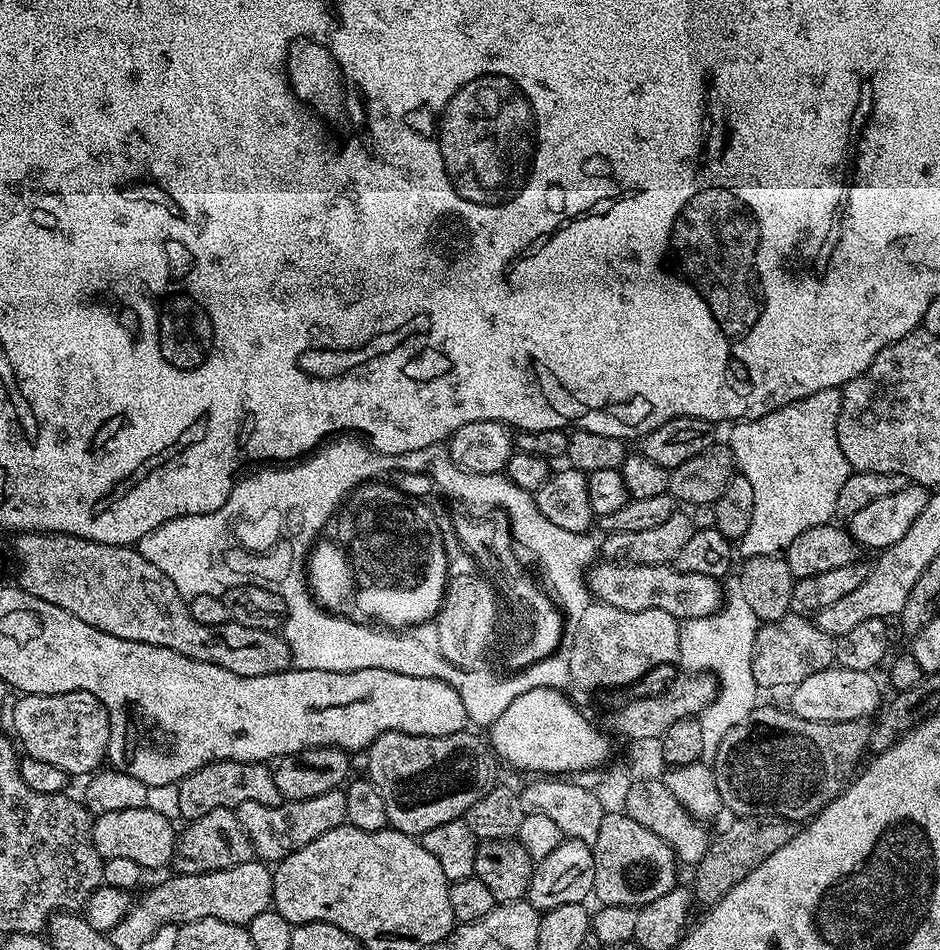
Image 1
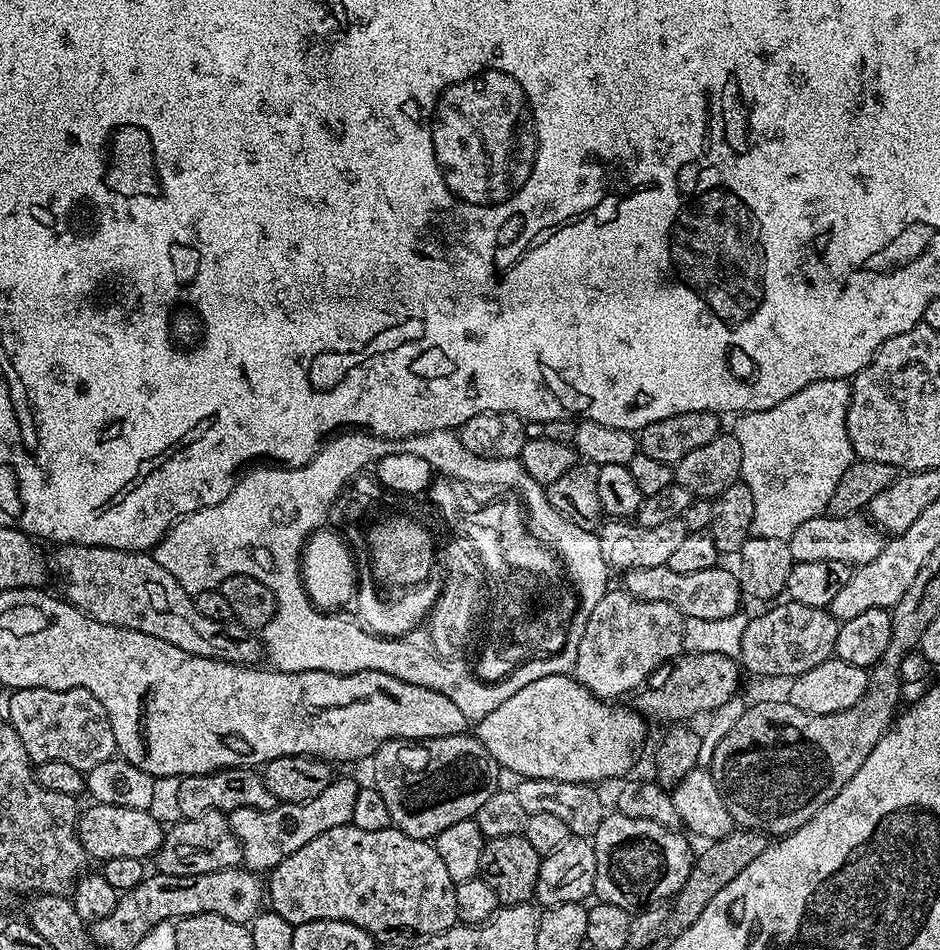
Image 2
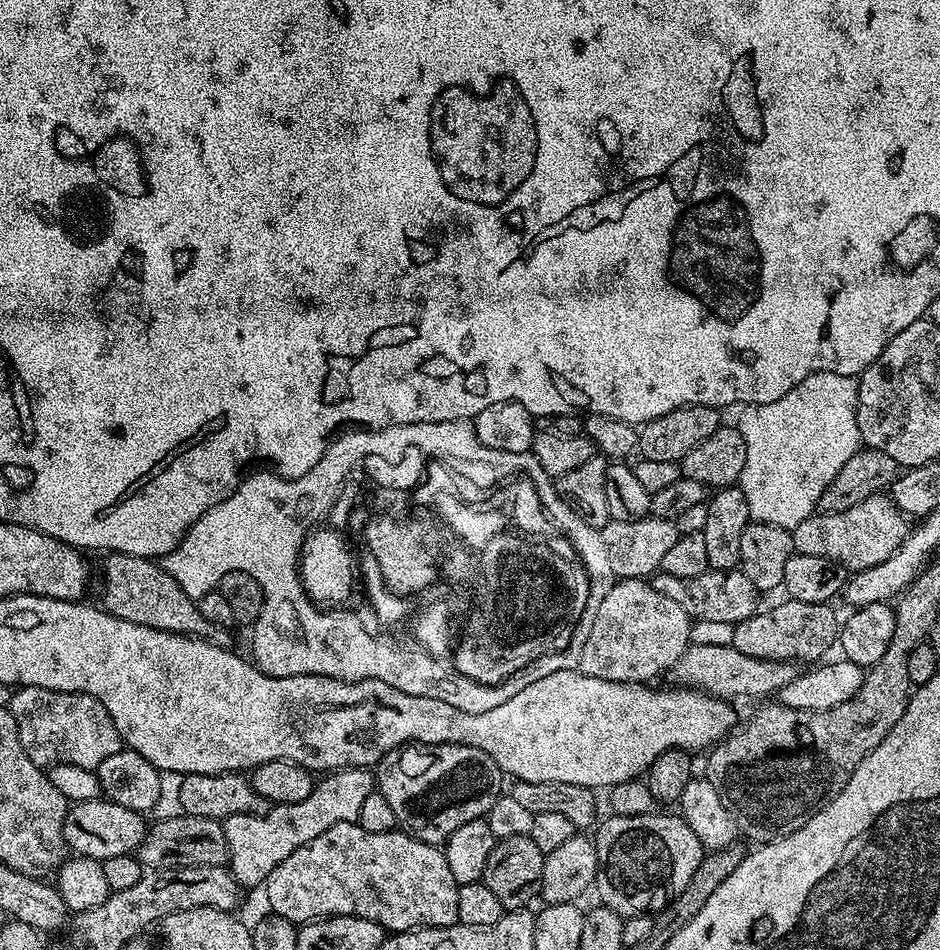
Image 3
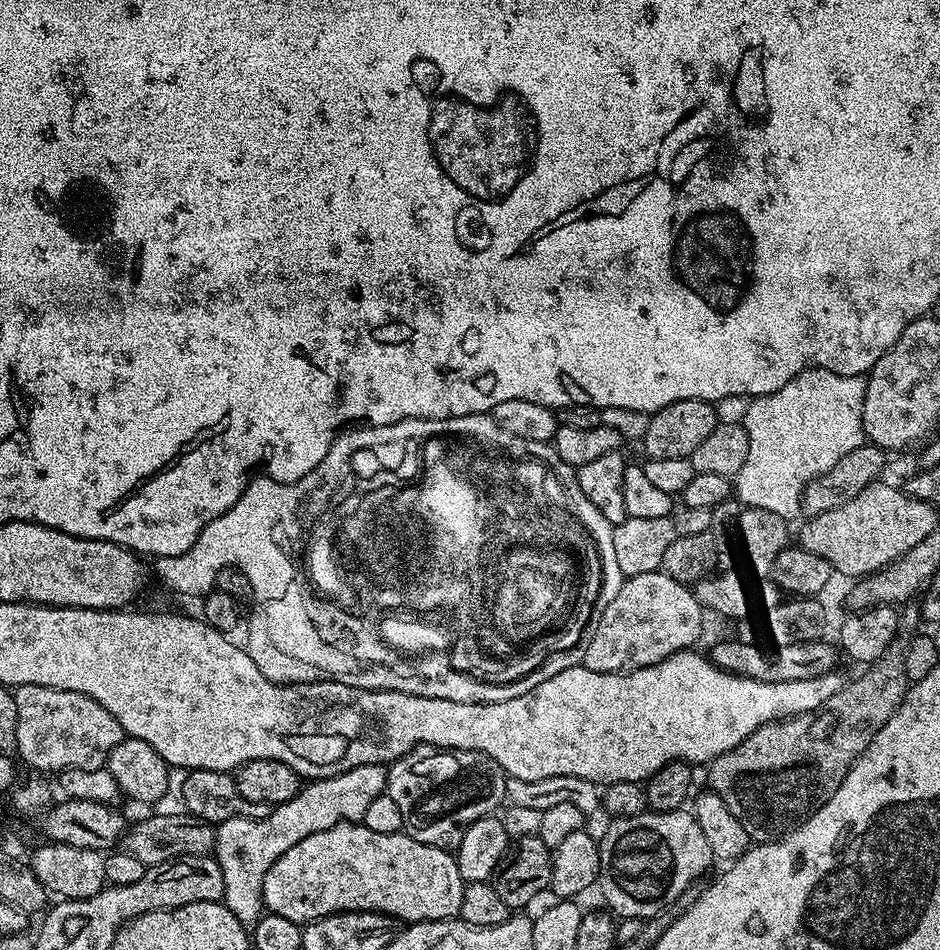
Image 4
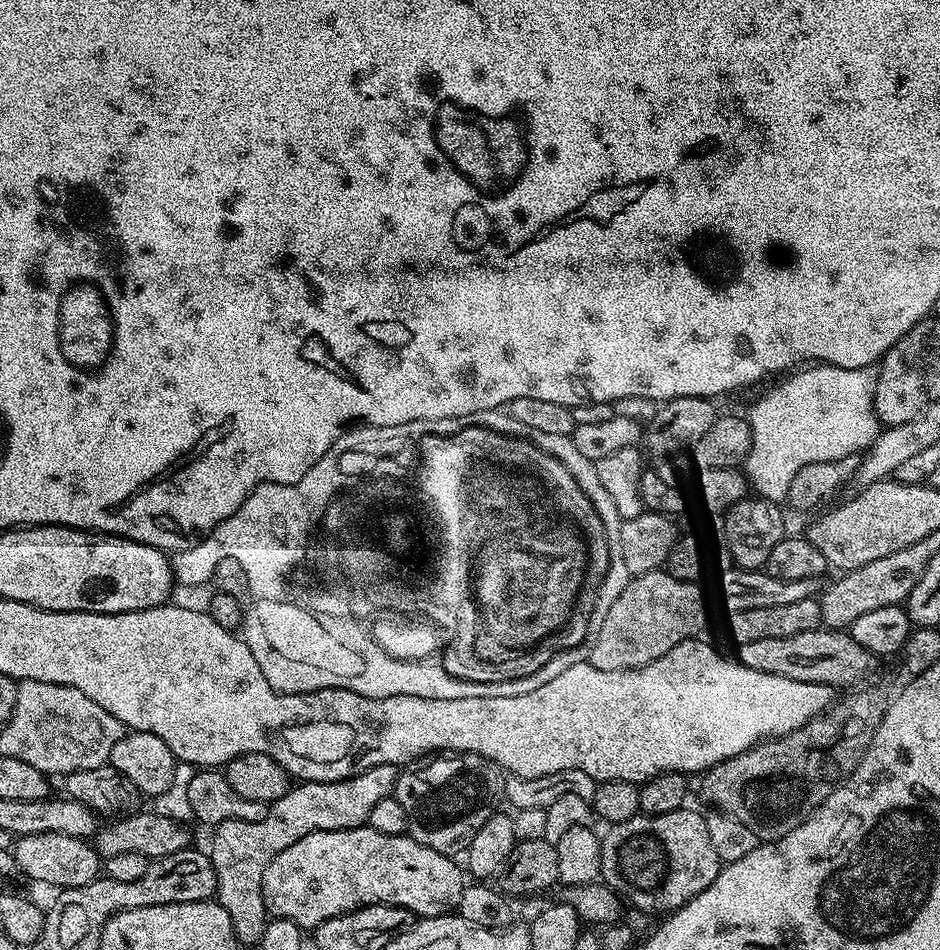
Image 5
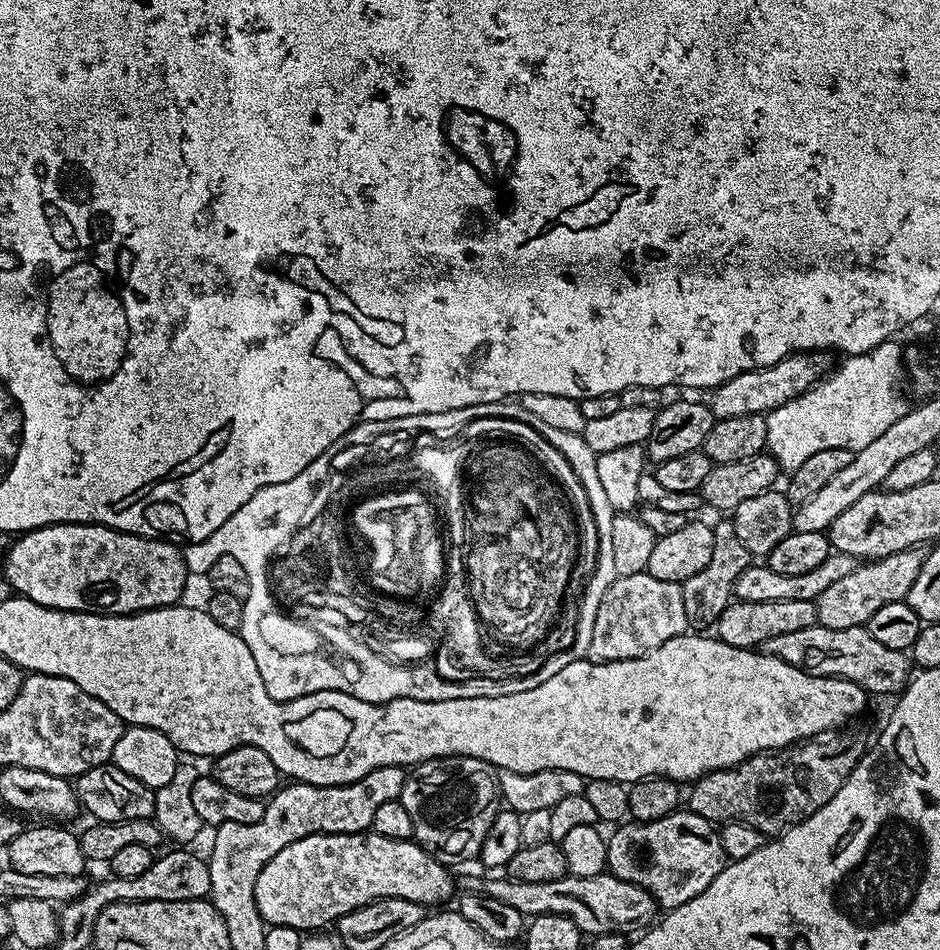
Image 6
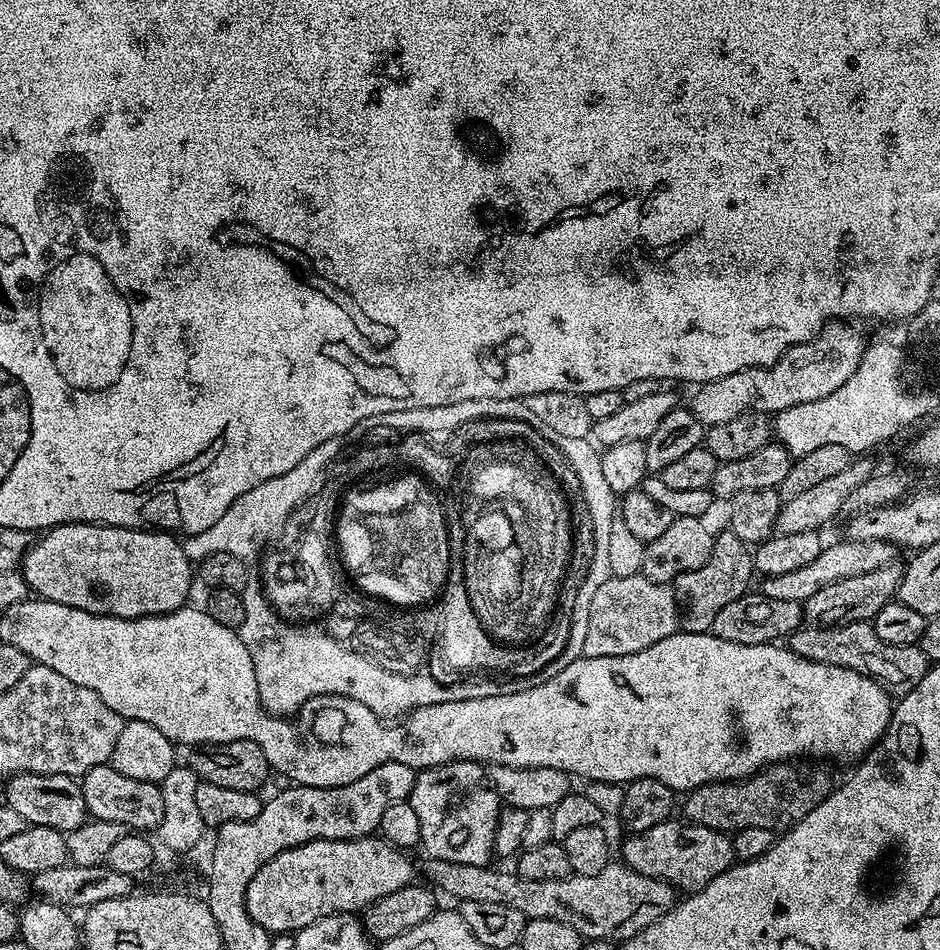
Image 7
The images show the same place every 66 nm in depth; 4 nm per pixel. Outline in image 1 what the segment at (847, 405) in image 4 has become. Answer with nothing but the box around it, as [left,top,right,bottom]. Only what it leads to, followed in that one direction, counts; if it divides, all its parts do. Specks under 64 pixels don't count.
[726,388,852,557]

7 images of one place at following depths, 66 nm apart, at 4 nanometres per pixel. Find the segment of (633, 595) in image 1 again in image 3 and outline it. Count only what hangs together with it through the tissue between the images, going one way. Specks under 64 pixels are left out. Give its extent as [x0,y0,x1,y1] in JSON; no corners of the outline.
[650,570,758,625]

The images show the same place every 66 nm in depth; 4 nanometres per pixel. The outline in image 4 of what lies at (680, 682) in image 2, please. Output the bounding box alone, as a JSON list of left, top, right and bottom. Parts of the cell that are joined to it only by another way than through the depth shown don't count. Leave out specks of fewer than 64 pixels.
[710,638,836,682]

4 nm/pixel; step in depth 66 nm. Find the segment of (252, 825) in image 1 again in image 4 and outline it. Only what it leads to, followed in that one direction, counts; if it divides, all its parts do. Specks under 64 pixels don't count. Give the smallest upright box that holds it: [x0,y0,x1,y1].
[214,765,388,926]

